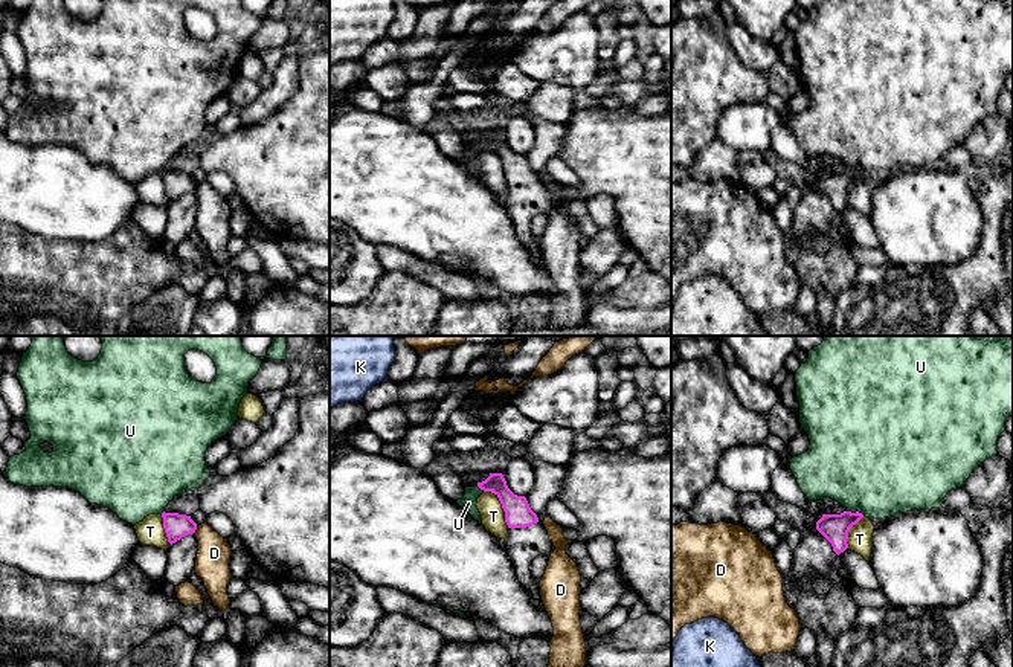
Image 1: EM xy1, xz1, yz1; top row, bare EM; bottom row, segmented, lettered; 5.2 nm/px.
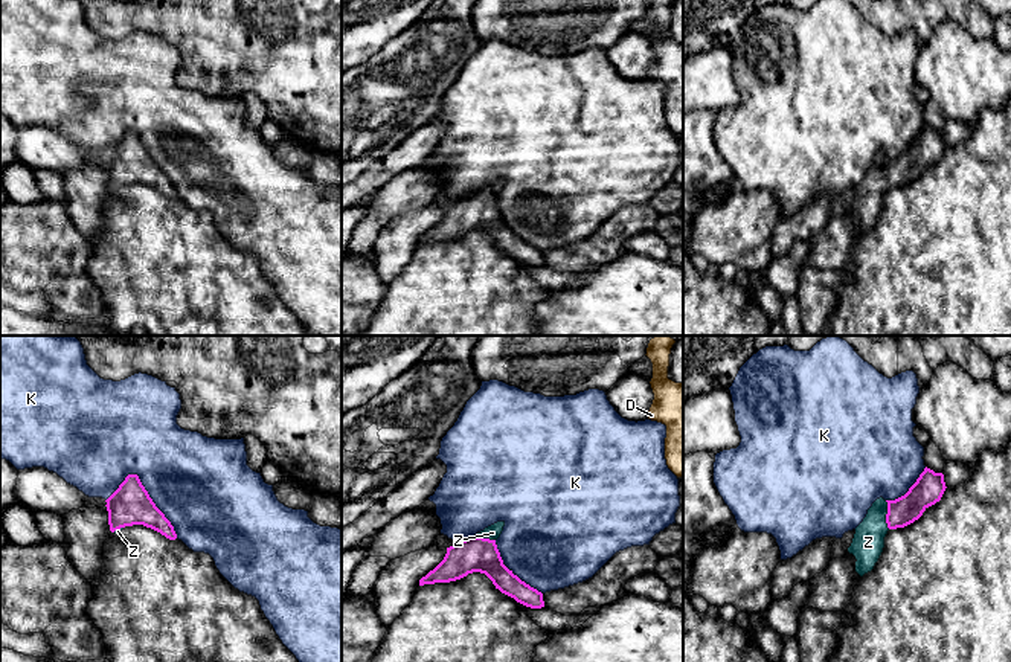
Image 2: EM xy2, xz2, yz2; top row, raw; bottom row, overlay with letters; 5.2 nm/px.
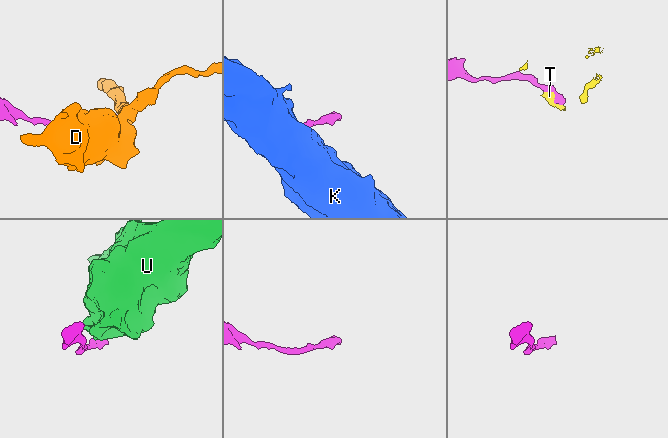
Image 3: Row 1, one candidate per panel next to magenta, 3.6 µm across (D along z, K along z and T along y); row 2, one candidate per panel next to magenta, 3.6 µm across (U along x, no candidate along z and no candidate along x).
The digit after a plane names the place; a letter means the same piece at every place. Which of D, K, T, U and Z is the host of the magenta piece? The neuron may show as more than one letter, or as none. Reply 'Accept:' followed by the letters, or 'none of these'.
Accept: Z

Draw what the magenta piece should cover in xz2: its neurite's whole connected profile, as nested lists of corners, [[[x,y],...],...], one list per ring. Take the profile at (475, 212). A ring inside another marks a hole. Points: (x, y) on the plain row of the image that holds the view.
[[[497,180],[474,195],[468,195],[447,206],[444,218],[419,238],[419,244],[450,241],[473,230],[485,232],[496,247],[531,265],[544,265],[543,252],[522,239],[505,223],[496,198],[503,189],[505,180]]]

